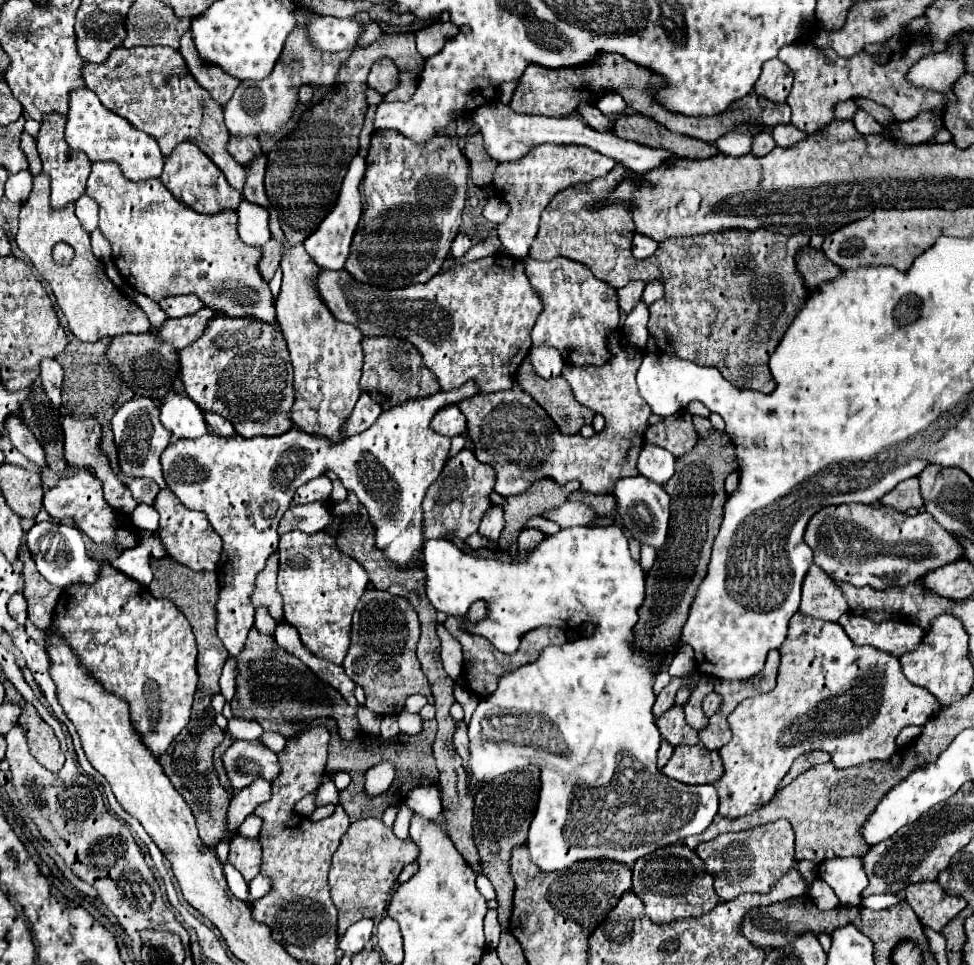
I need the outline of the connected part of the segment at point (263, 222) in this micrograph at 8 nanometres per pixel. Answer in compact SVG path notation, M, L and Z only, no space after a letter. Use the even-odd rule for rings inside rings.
M243 200L237 208L237 232L239 238L247 244L247 246L255 246L261 248L269 238L269 212L265 208L259 208L257 204L251 204L247 200Z

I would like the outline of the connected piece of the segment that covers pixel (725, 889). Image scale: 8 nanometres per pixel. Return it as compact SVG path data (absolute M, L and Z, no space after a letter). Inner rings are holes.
M777 820L751 830L721 834L715 840L699 844L695 852L703 858L705 870L713 876L719 898L731 900L743 892L769 892L769 888L777 884L779 876L795 864L795 832L787 820Z

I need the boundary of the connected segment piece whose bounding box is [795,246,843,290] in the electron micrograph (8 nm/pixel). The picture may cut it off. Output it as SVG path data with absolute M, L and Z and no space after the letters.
M811 246L799 248L795 262L797 262L799 274L803 276L803 282L807 284L809 290L819 288L823 282L827 282L843 272L839 266L831 264L831 260L827 260L821 250L815 250Z

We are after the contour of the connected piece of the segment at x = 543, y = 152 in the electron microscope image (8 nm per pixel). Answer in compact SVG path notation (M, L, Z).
M541 144L537 148L531 148L531 152L527 152L517 162L499 164L493 174L493 188L497 196L501 196L511 208L507 220L497 224L497 236L505 252L515 258L525 258L533 238L537 236L539 216L545 210L545 206L551 202L551 198L569 186L591 182L595 178L609 174L615 168L615 164L617 164L615 160L587 146L571 146L571 144L563 144L563 146Z

